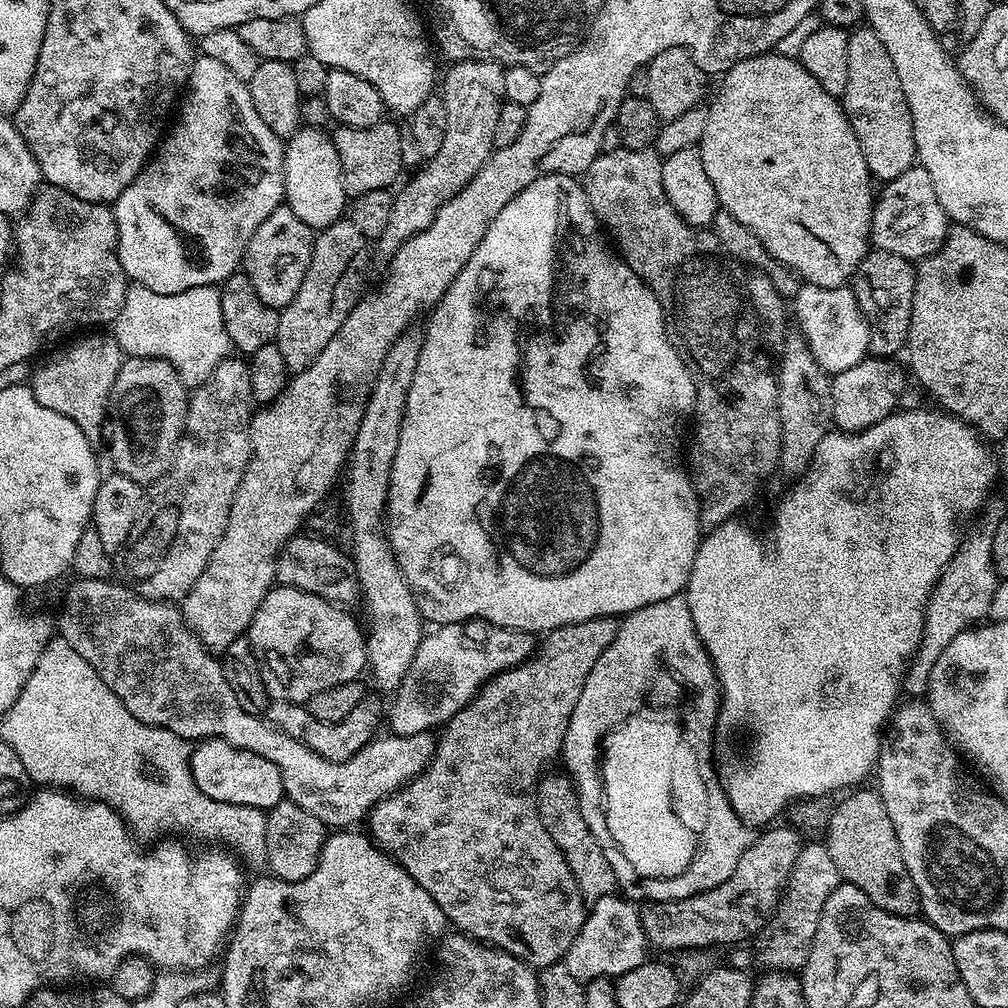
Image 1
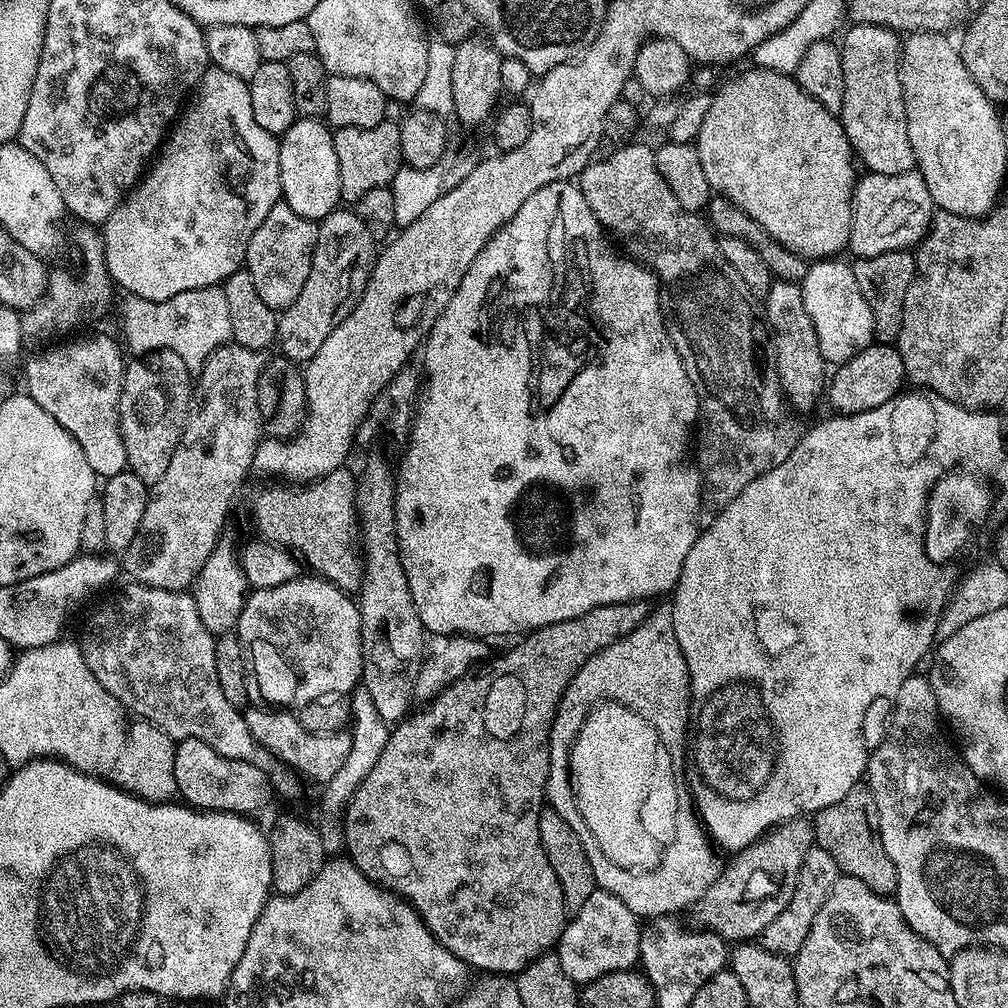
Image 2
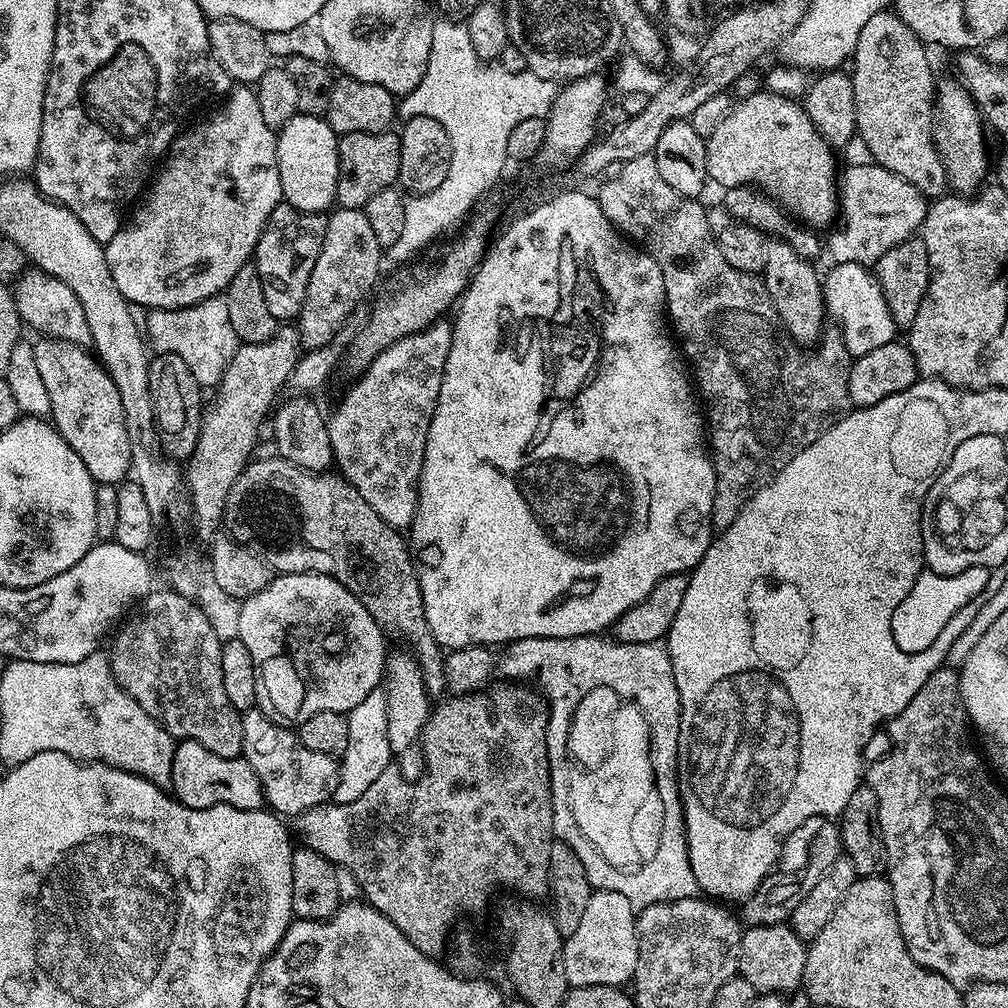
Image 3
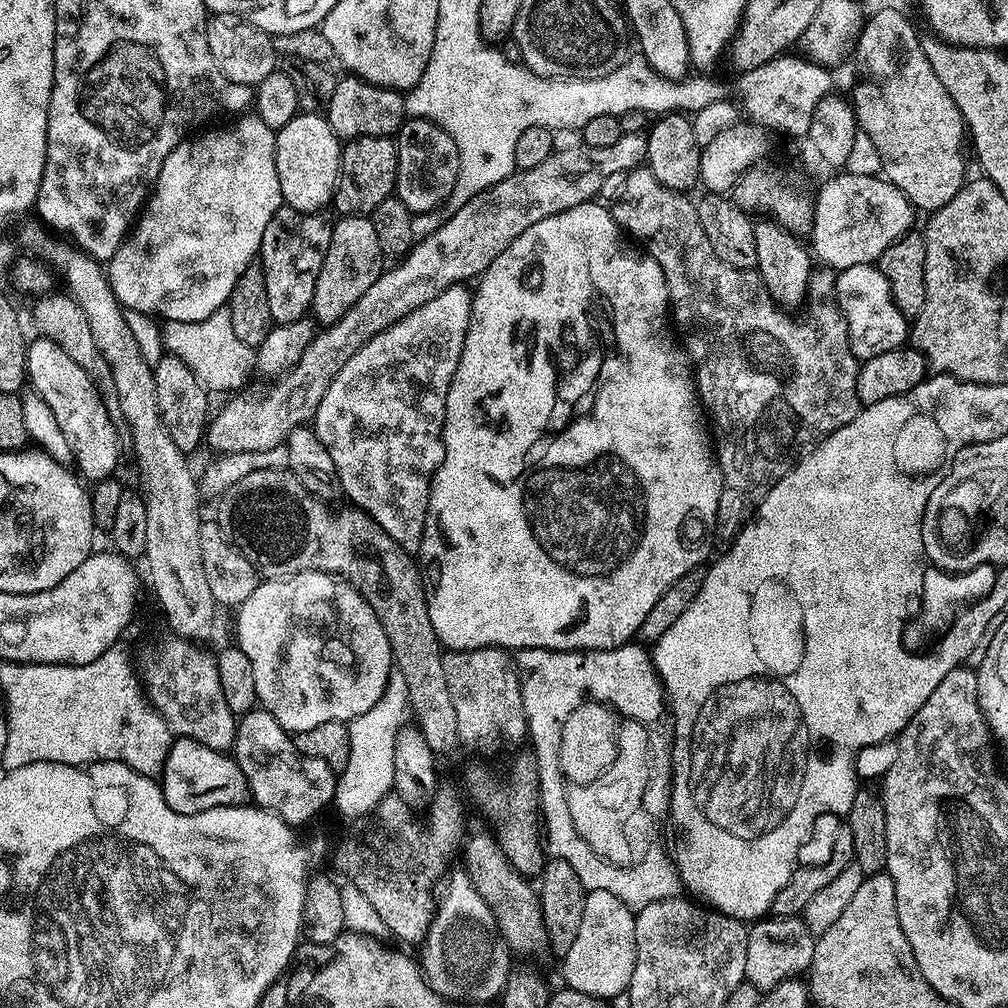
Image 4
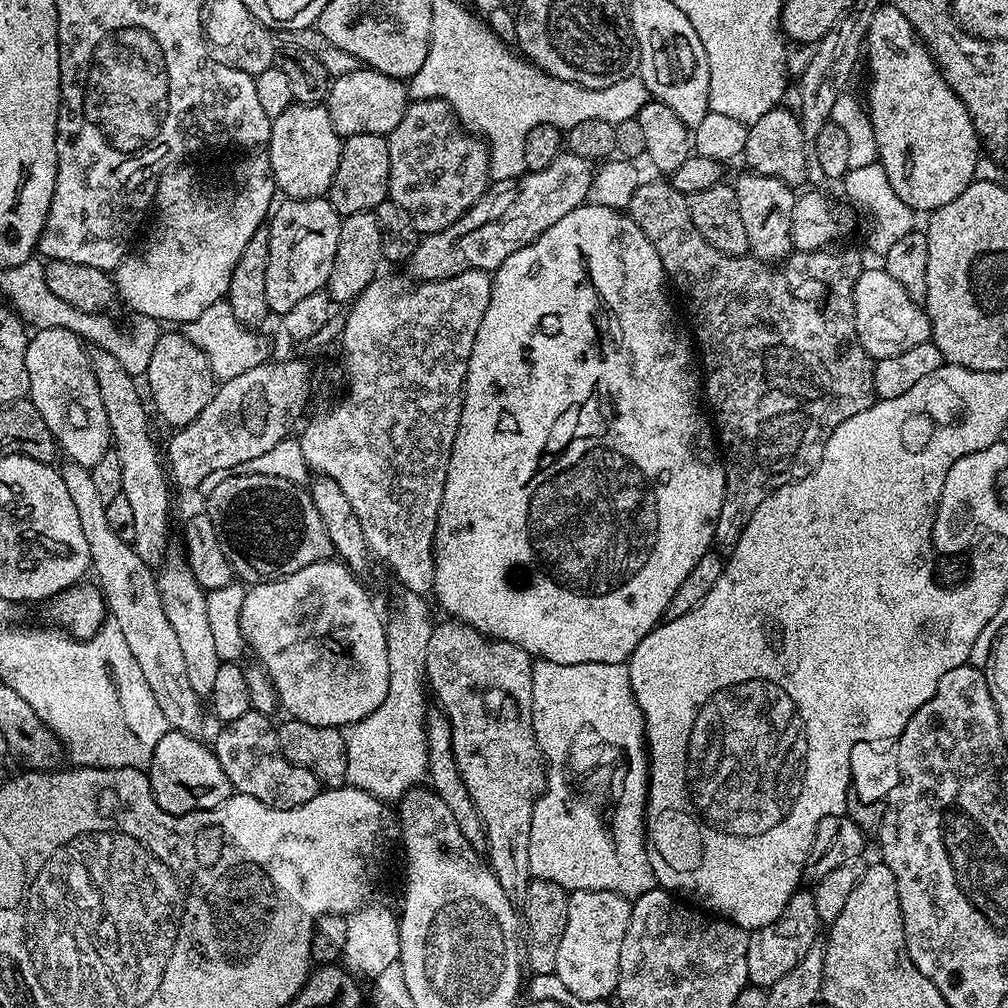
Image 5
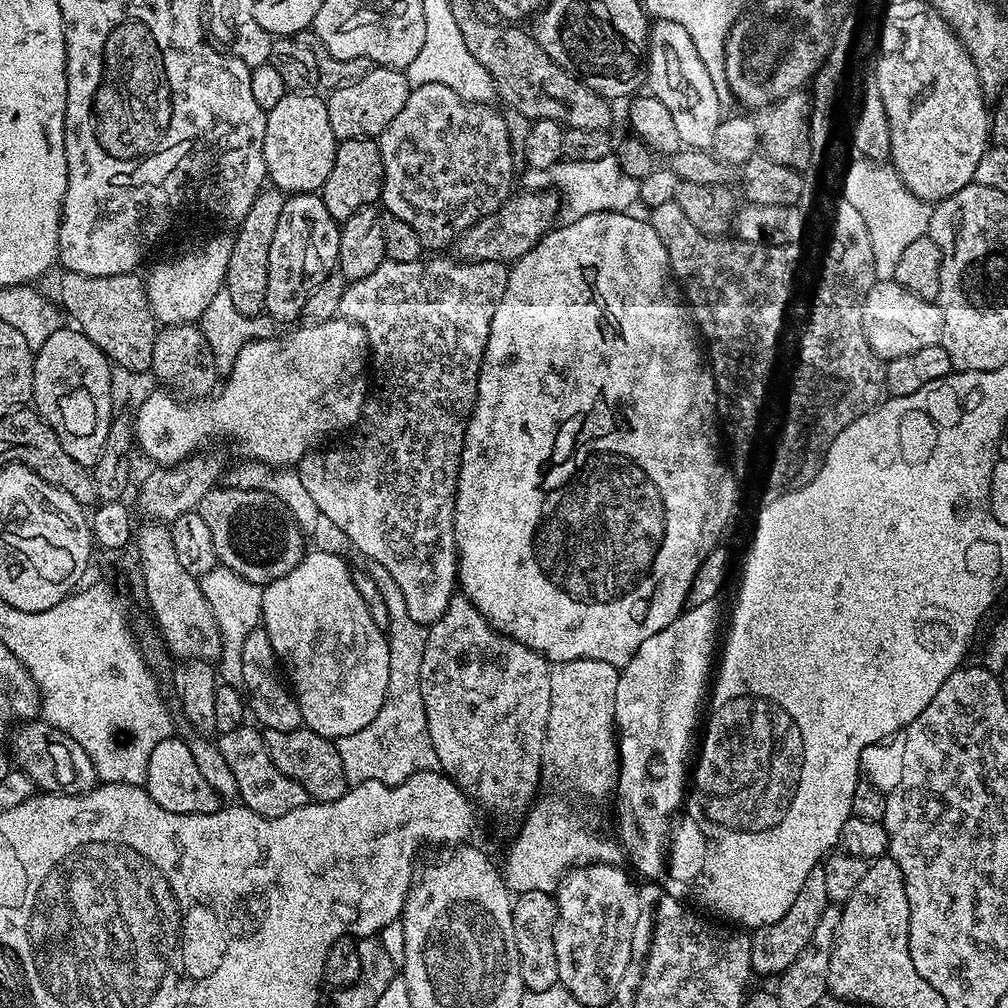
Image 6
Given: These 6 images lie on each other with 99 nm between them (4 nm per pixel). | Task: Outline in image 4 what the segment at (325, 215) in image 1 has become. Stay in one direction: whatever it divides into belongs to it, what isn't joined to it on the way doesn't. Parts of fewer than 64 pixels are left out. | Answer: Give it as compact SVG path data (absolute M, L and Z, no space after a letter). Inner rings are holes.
M305 111L275 129L275 134L276 169L283 203L299 212L319 211L323 204L331 201L336 190L342 147L340 137L334 134L323 115Z

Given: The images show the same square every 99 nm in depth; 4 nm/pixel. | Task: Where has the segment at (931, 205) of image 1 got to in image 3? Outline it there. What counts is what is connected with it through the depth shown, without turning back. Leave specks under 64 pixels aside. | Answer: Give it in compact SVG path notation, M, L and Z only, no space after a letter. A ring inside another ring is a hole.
M867 163L852 164L845 172L843 169L838 180L840 221L831 229L832 237L826 240L826 252L833 256L831 259L837 264L854 262L875 265L886 250L898 246L898 242L913 239L921 231L924 216L928 213L929 201L923 192L881 164Z

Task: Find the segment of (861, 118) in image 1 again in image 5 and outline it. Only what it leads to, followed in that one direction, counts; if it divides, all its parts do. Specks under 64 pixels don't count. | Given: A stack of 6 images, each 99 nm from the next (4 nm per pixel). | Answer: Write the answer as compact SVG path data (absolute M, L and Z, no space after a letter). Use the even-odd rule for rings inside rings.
M884 2L872 14L866 37L866 60L868 56L868 68L872 71L872 85L868 88L868 100L866 99L867 116L872 120L873 134L877 142L878 162L885 168L886 176L890 180L890 185L894 188L894 192L898 194L898 198L912 208L913 213L931 214L939 210L942 206L946 206L946 202L954 202L954 198L958 198L958 194L962 194L962 190L966 190L966 186L970 186L976 179L976 164L982 159L982 145L978 134L975 130L970 130L970 136L952 136L952 95L954 90L946 82L946 78L941 74L940 67L936 65L936 61L932 59L932 55L928 52L928 48L921 42L920 37L916 35L914 26L910 26L910 22L906 18L906 14L902 14L902 10L898 10L891 2Z

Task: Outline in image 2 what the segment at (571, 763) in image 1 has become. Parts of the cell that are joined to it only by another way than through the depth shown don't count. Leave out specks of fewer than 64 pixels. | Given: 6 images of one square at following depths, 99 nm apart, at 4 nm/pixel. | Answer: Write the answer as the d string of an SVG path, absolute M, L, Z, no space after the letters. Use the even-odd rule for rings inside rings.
M650 618L647 623L624 640L602 650L597 656L584 663L582 670L573 678L572 685L564 692L564 699L560 702L555 723L560 728L560 744L565 744L571 749L588 714L605 702L624 704L642 718L649 720L664 744L670 740L676 740L676 736L683 736L686 741L689 739L690 721L694 716L692 679L688 676L686 658L680 649L679 640L666 622L665 624L655 622L655 619Z

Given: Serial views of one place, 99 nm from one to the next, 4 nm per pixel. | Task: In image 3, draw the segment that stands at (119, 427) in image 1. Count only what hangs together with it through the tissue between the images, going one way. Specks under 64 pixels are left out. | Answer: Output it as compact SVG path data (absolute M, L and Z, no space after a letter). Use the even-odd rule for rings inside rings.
M165 352L151 357L148 366L148 389L152 395L152 415L154 428L158 433L159 451L173 462L187 461L192 455L200 433L202 389L199 382L194 378L194 374L190 374L182 358Z

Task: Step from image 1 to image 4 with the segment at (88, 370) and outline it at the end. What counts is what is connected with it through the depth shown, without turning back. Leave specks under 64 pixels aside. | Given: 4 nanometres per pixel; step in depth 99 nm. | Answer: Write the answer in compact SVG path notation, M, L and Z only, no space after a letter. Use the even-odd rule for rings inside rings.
M36 338L33 344L31 341L27 345L26 351L27 379L34 391L46 402L46 406L50 406L62 434L66 434L66 442L70 442L75 467L80 467L79 475L88 482L109 477L116 466L118 424L117 421L108 418L106 406L100 404L100 395L92 386L92 379L84 373L82 366L78 366L78 362L66 355L62 346L58 346L52 340Z

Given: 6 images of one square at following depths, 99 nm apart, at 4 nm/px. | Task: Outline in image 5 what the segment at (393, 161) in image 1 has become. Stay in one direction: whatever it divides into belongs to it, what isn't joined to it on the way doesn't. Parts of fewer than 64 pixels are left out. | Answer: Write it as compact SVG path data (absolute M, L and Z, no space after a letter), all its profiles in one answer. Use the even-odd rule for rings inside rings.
M354 134L343 137L338 158L338 170L334 170L332 185L326 197L341 217L376 209L388 195L390 182L390 150L385 137L378 134Z

